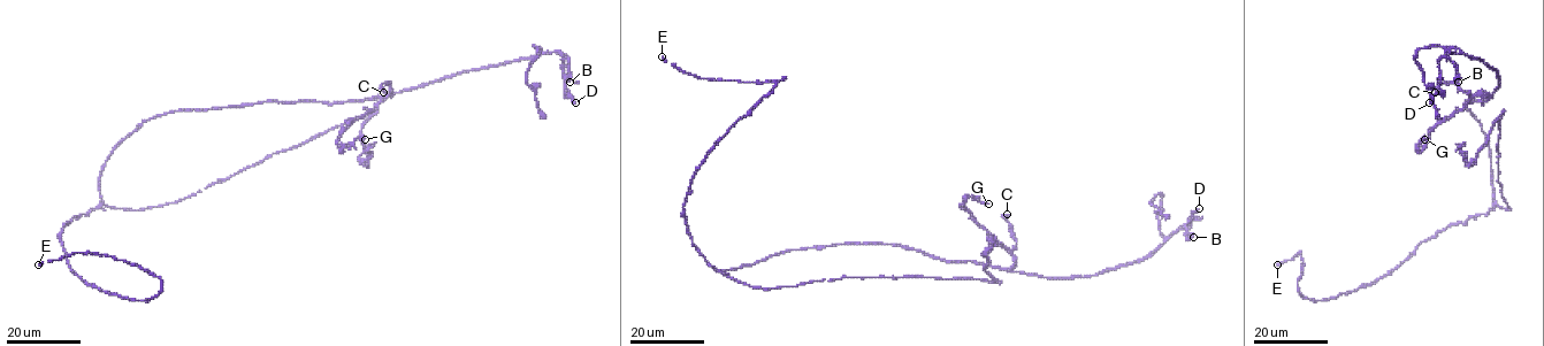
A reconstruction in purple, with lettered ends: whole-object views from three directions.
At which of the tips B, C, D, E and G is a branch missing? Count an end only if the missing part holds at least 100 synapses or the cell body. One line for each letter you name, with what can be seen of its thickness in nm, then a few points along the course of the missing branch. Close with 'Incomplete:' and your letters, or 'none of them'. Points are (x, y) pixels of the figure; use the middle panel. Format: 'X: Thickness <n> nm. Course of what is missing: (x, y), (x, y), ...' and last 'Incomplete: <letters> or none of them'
Incomplete: none of them

